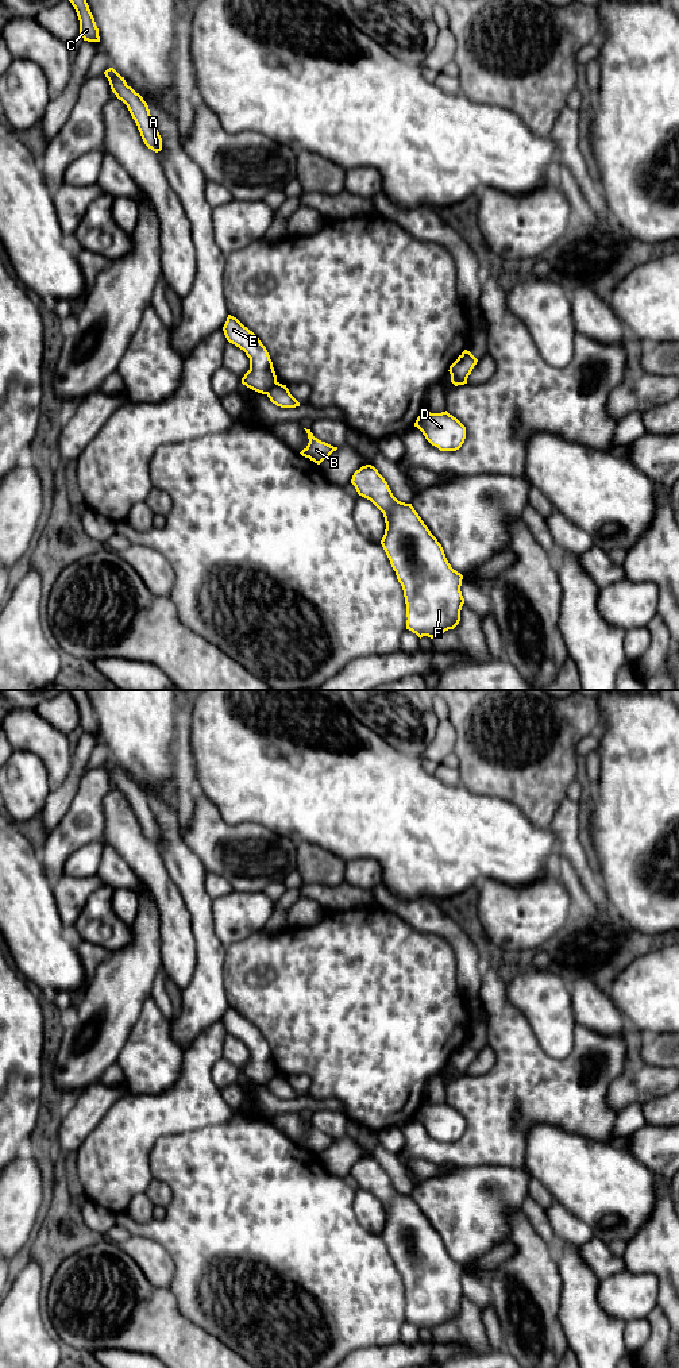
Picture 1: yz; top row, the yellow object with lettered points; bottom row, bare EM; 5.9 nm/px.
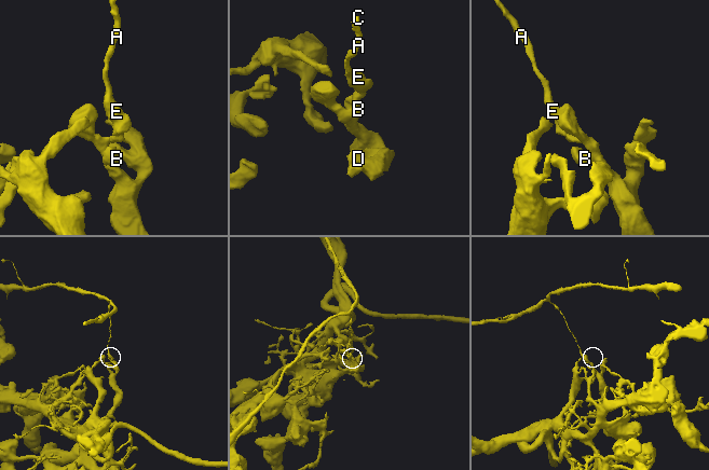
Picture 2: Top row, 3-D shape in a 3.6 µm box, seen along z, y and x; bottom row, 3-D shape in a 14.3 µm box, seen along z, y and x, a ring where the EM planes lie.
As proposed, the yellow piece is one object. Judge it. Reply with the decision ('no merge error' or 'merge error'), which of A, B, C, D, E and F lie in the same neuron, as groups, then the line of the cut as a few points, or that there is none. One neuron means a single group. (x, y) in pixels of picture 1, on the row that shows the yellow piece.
merge error | A C E / B D F | yz (277, 382), (266, 393)

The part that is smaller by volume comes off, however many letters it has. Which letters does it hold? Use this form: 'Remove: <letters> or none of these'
Remove: A, C, E

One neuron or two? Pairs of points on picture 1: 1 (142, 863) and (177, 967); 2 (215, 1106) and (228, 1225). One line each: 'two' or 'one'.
1: one
2: two

